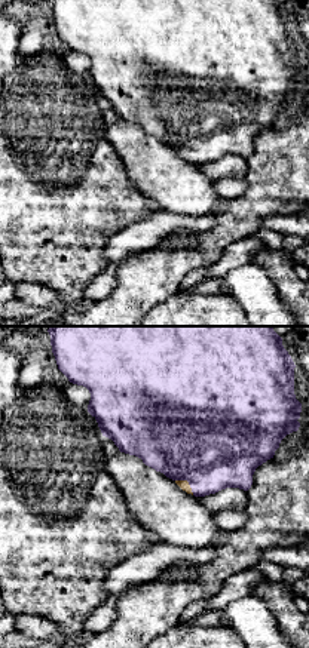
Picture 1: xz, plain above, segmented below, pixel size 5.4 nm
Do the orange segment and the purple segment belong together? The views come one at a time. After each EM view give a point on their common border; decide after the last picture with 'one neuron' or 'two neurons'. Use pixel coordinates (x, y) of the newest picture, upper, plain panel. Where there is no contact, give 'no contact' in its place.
meets orange at (187, 150)

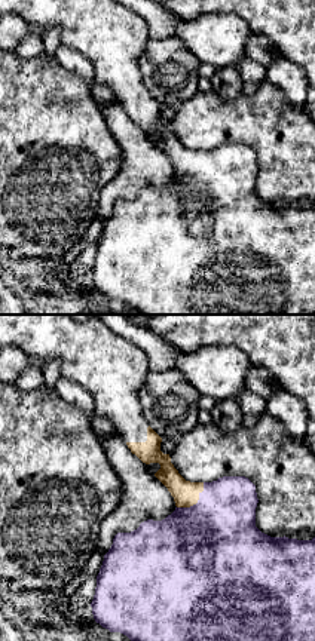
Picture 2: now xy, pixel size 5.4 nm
meets orange at (196, 169)

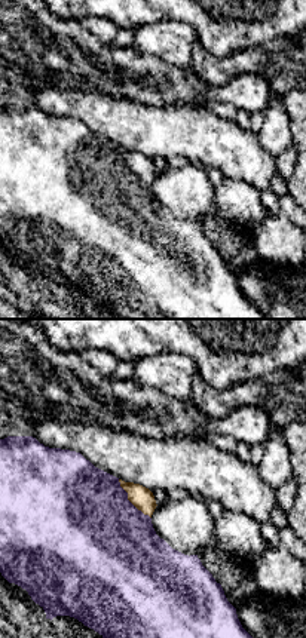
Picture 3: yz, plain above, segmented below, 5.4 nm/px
meets orange at (129, 168)

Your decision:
one neuron

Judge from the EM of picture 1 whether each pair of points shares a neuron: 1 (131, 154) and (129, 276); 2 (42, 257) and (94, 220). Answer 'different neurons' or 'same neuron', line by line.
1: different neurons
2: same neuron

